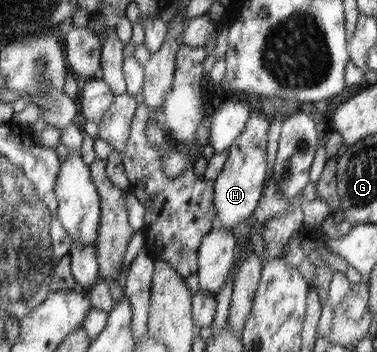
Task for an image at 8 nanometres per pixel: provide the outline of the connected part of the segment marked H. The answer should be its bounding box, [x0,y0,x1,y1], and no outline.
[214,102,268,230]

